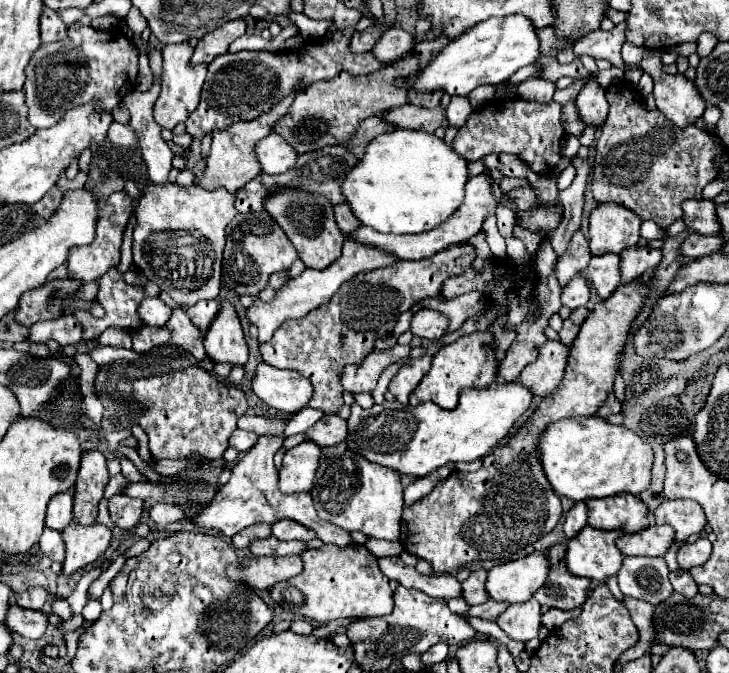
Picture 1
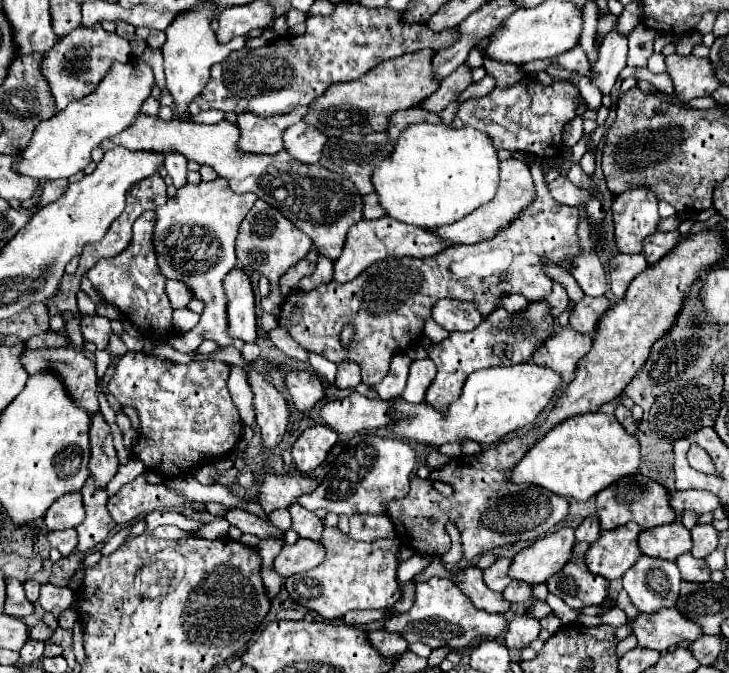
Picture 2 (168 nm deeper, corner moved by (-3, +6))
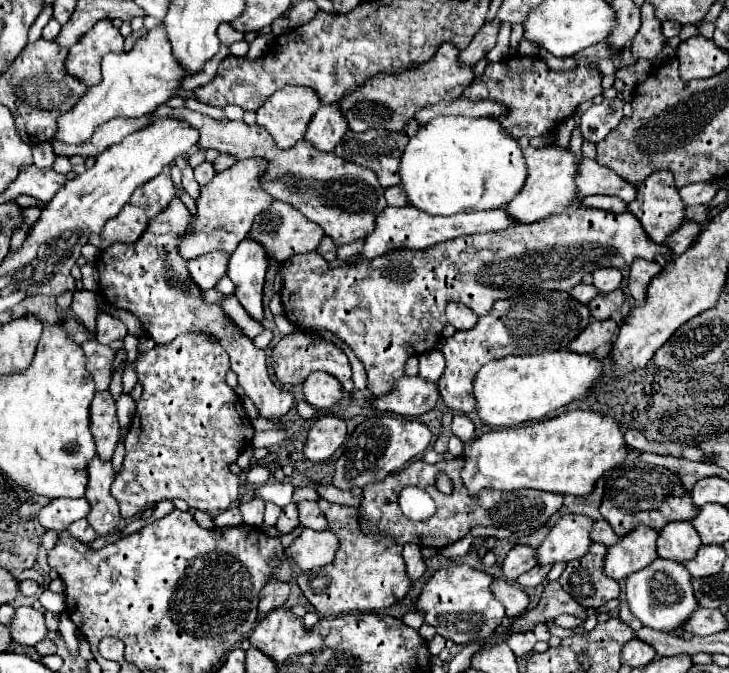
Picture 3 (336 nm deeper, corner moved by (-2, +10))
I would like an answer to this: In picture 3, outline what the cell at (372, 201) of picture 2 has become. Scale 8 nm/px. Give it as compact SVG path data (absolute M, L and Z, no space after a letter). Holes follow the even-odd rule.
M400 186L386 188L384 196L386 196L388 206L404 206L404 204L408 204L408 202L406 202L406 198L402 198L402 188L400 188Z

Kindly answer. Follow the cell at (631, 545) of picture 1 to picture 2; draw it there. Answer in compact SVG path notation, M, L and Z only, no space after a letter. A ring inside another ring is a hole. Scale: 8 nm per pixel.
M677 520L673 524L657 526L639 534L639 546L645 556L661 560L677 560L677 556L687 554L693 546L689 530Z

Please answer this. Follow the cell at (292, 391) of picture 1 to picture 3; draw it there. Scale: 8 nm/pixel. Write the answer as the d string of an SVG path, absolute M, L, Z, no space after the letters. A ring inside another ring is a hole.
M312 372L302 384L302 392L306 402L316 410L328 410L342 398L340 382L326 372Z

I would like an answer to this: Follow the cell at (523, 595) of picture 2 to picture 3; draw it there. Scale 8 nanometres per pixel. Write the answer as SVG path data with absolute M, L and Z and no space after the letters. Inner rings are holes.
M534 566L532 570L528 570L526 574L522 574L516 582L522 586L522 588L536 588L538 584L542 584L544 576L550 572L552 566Z

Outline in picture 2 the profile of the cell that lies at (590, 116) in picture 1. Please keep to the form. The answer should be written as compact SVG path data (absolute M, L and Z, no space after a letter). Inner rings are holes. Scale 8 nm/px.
M615 24L611 32L605 36L601 48L599 48L599 60L591 68L591 82L603 92L609 94L615 86L615 80L619 78L619 72L627 66L627 36L619 34L615 30Z

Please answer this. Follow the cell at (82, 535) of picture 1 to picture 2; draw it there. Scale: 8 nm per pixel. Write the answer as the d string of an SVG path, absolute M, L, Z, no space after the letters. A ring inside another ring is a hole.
M89 478L85 482L85 486L81 488L83 494L83 504L87 510L87 518L83 524L77 526L77 534L79 534L79 550L87 552L91 548L95 548L97 544L101 544L111 528L115 528L113 518L107 512L107 492L105 488L95 488L93 478Z

